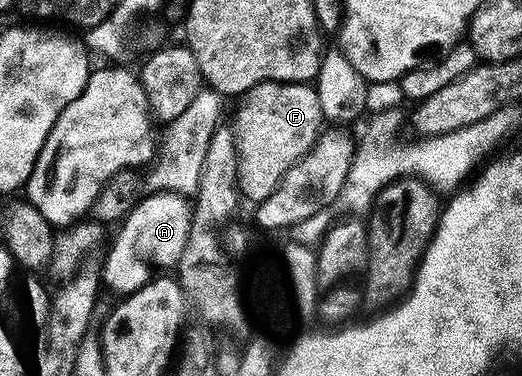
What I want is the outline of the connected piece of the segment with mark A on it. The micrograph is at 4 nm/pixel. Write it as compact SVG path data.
M154 193L138 202L120 226L121 230L102 264L102 284L119 297L131 296L150 284L161 272L178 268L192 231L194 208L188 198Z

